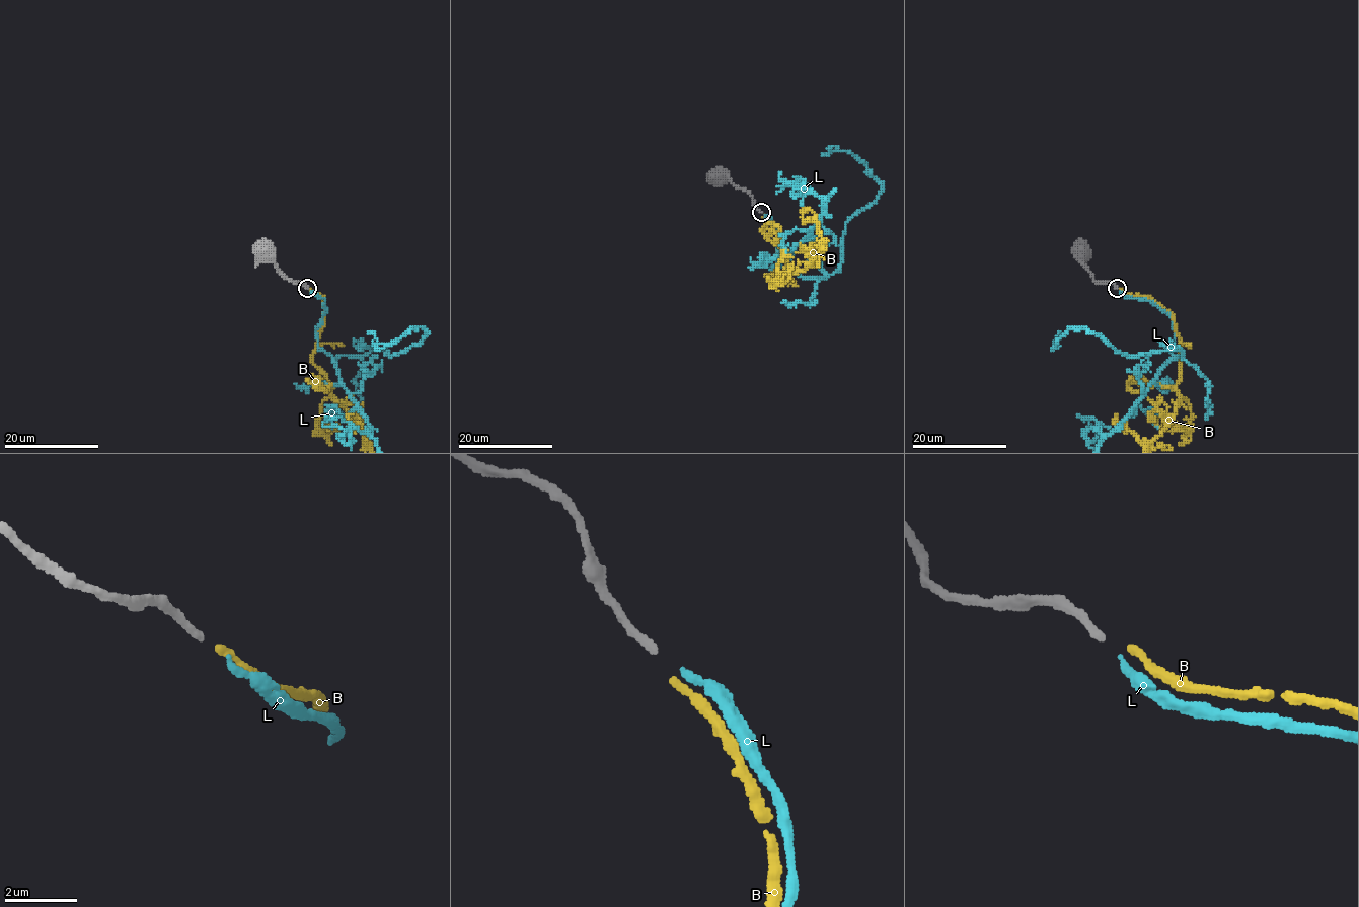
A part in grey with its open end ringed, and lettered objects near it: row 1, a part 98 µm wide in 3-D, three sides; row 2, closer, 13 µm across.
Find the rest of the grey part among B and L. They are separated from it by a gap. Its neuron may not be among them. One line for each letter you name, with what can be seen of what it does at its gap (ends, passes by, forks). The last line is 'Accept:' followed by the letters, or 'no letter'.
L: it ends there
Accept: L

